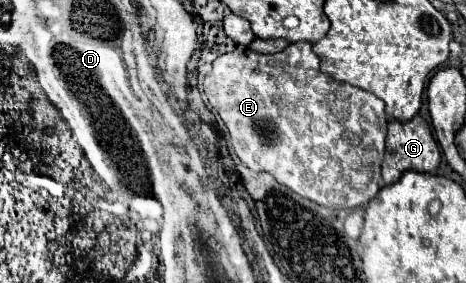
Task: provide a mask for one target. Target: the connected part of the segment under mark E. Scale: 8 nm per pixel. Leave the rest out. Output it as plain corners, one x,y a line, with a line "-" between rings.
292,43
274,55
248,49
220,55
206,73
204,93
228,127
238,159
252,171
272,173
280,185
300,197
330,209
354,209
366,205
384,187
380,175
388,125
384,101
374,93
324,75
310,43

